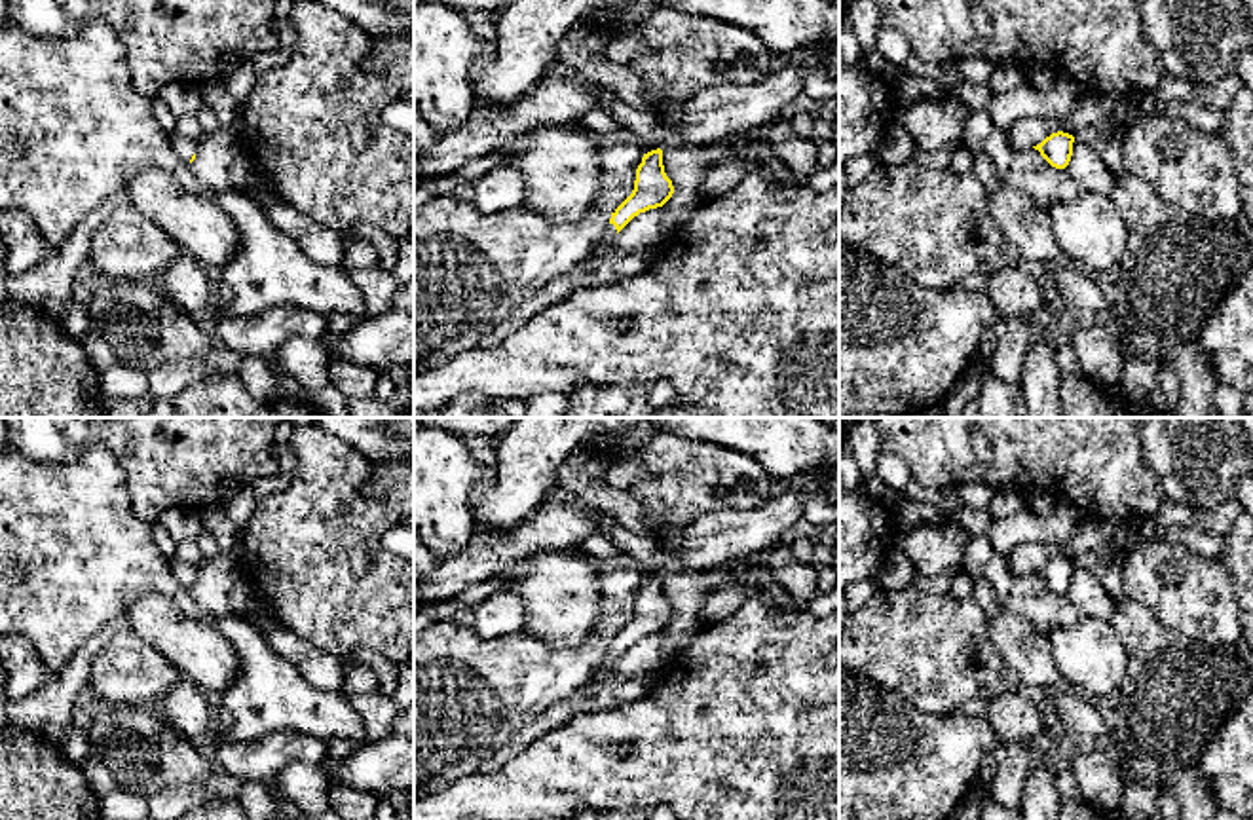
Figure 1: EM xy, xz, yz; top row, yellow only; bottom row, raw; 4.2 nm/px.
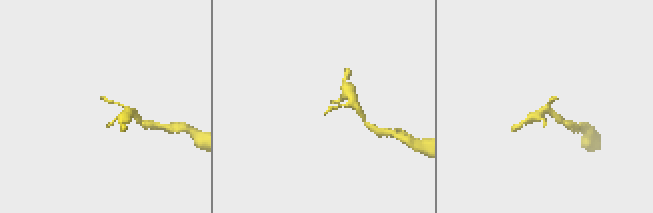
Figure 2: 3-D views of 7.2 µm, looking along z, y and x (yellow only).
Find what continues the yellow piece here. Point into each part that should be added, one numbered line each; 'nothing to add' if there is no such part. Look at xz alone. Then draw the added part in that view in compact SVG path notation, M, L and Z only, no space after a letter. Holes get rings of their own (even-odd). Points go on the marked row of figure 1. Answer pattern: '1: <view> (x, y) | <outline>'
1: xz (610, 234) | M608 224L600 243L596 245L596 249L592 251L592 254L585 262L594 262L598 256L608 252L611 249L611 245L613 245L615 237L617 237L615 226Z

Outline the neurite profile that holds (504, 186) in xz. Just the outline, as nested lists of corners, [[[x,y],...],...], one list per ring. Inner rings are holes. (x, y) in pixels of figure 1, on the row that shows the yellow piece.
[[[503,163],[478,177],[475,182],[473,203],[480,214],[501,213],[526,205],[526,182],[520,171]]]

